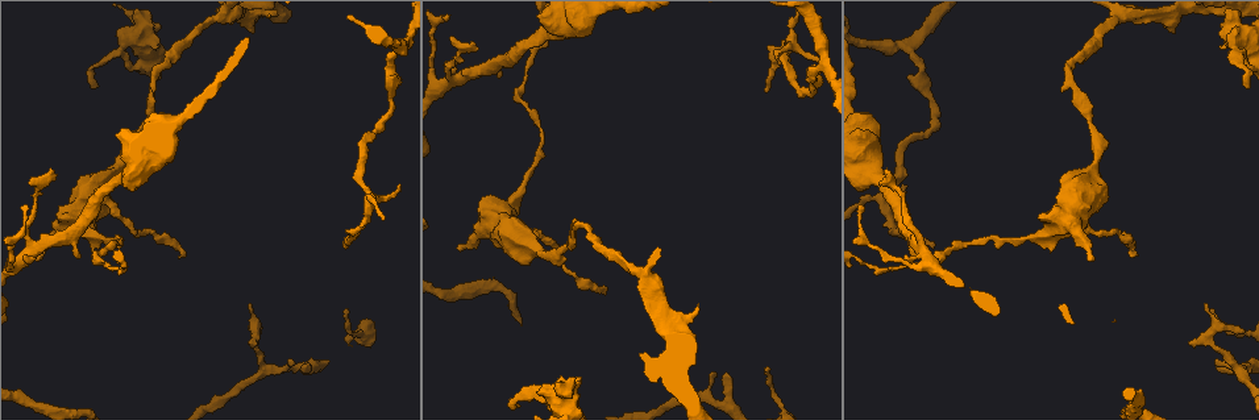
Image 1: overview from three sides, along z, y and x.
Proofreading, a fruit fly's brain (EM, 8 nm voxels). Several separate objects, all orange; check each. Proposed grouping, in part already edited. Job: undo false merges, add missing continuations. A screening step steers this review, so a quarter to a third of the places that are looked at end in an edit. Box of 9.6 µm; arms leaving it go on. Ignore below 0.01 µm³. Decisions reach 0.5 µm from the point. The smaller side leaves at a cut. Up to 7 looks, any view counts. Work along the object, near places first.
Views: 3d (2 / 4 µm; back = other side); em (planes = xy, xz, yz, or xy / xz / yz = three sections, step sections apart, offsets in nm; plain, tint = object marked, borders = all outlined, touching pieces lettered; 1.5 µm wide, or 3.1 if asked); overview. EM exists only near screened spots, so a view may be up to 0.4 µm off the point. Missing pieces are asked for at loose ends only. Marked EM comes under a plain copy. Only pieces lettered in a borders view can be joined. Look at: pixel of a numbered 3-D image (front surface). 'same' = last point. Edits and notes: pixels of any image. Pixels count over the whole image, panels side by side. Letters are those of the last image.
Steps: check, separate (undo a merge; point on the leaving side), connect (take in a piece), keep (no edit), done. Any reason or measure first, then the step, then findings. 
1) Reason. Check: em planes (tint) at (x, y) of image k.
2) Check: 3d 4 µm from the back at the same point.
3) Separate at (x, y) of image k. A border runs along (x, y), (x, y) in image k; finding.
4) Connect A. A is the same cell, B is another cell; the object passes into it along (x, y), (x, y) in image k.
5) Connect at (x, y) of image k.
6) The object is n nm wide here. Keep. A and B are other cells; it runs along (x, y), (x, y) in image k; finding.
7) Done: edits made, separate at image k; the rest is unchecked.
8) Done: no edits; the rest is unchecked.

Check: em planes (tint) at (817, 60) of image 1.

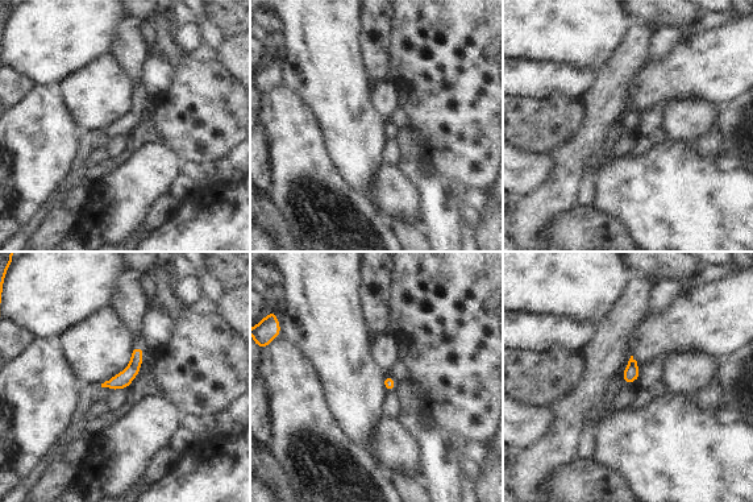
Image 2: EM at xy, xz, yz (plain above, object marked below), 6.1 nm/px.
See the neighbours. Check: em planes (borders) at the same point.

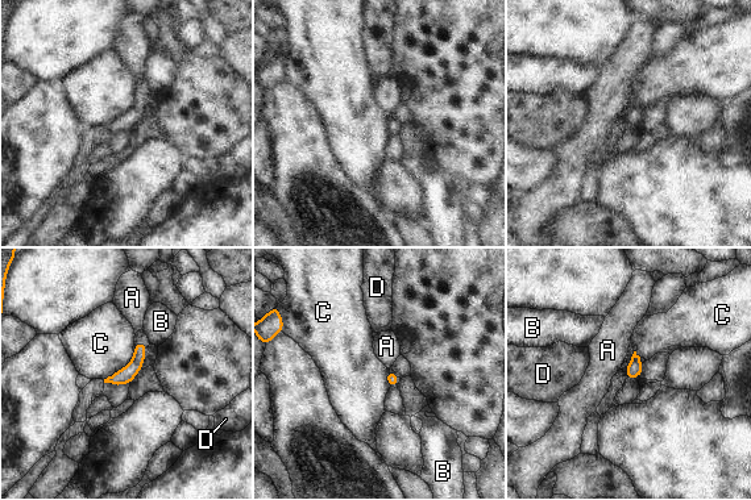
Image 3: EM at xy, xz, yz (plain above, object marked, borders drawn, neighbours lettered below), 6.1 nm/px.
The longest contact is with C, 260 nm. Keep. A, B, C and D are other cells; it runs along (141, 345), (136, 363), (113, 382) in image 3; no lettered piece goes on from it.

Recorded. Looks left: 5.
Thin end. Check: 3d 4 µm at (248, 307) of image 1.

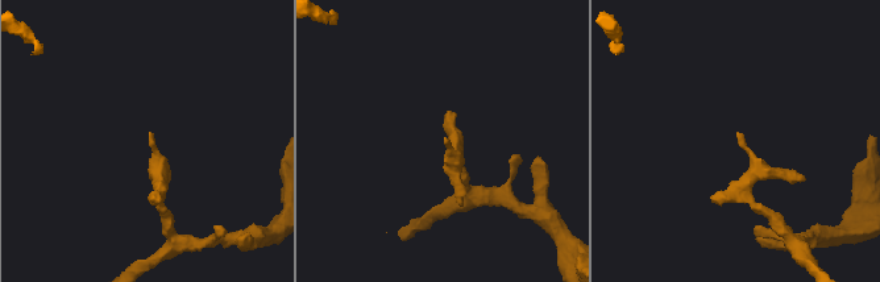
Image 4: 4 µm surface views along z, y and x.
Need the tissue. Check: em planes (borders) at (738, 133) of image 4.

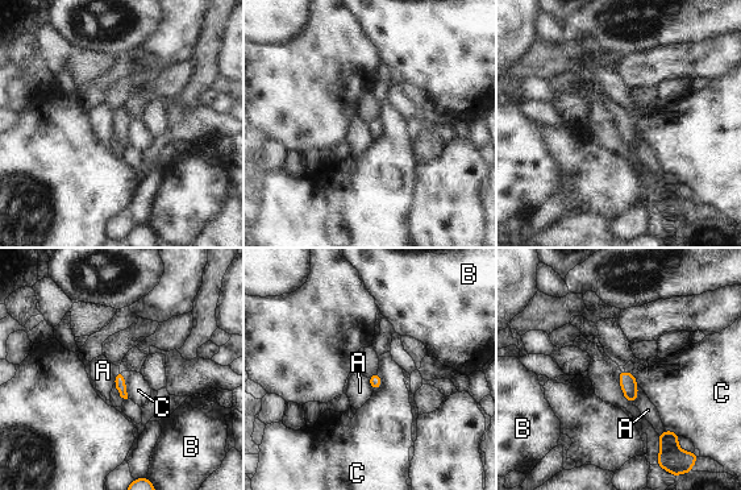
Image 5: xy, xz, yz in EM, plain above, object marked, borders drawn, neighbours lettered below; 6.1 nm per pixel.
The longest contact is with C, 170 nm. Keep. A, B and C are other cells; a border runs along (637, 385), (637, 398), (632, 403) in image 5; no lettered piece goes on from it.

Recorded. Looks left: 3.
Thin end. Check: 3d 2 µm at (470, 44) of image 1.

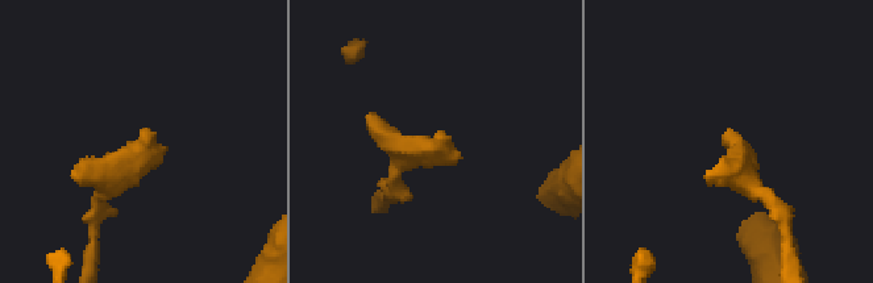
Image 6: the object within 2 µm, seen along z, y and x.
Check: em planes (borders) at (438, 136) of image 6.

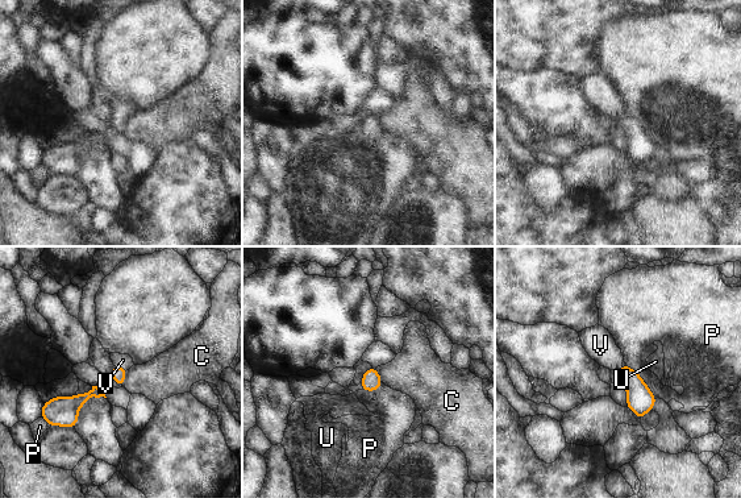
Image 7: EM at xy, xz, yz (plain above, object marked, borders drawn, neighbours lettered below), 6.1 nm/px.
Connect V. V is the same cell, C, P and U are other cells; the object passes into it along (119, 373), (121, 366), (123, 360) in image 7; the neuron continues.

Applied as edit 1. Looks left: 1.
Done: edits made, connect at image 7; the rest is unchecked.

